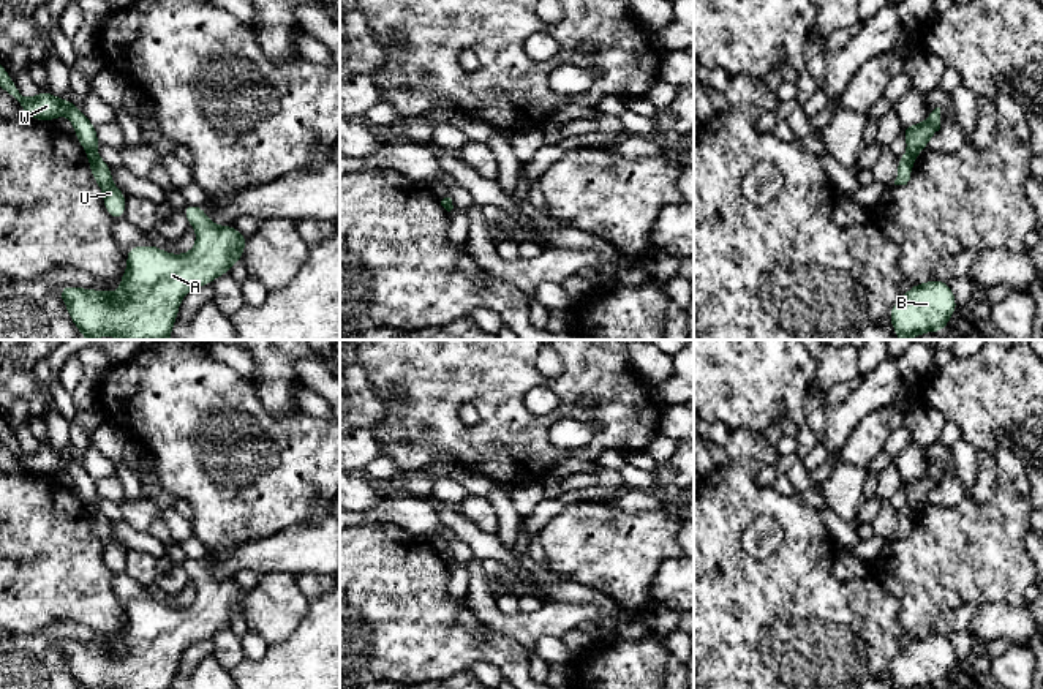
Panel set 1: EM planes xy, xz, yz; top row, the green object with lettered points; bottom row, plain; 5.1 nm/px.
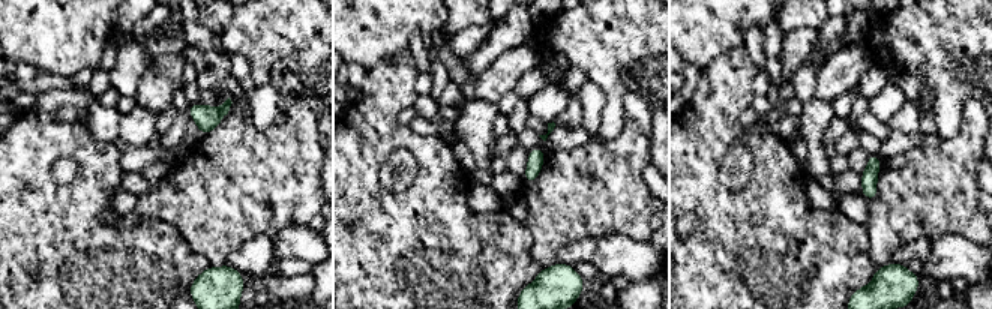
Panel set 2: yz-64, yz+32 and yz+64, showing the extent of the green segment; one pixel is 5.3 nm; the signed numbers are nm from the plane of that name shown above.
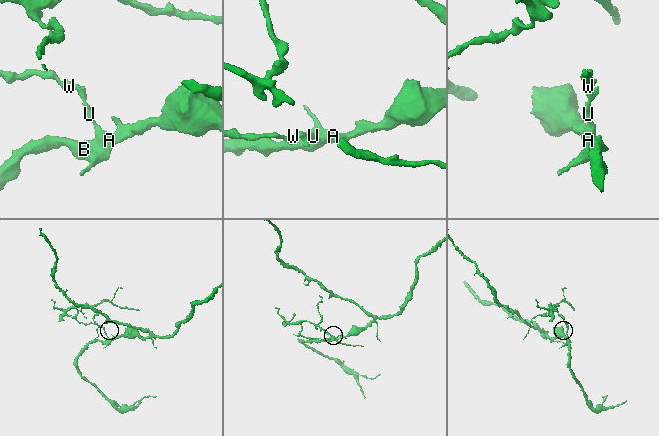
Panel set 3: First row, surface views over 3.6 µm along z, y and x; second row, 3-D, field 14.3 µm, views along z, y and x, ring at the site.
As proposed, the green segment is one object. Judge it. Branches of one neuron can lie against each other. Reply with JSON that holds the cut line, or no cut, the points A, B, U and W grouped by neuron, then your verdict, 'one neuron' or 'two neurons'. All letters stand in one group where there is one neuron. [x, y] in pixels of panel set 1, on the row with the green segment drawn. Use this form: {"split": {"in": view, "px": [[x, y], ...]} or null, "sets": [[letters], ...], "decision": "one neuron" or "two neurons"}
{"split": {"in": "xy", "px": [[95, 152], [87, 155]]}, "sets": [["A", "B", "U"], ["W"]], "decision": "two neurons"}

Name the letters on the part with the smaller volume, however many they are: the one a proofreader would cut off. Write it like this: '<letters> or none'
W

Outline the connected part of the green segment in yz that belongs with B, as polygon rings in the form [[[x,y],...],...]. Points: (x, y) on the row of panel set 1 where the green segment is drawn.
[[[936,278],[913,284],[890,311],[890,324],[899,340],[910,340],[928,332],[943,332],[958,310],[948,283]]]

